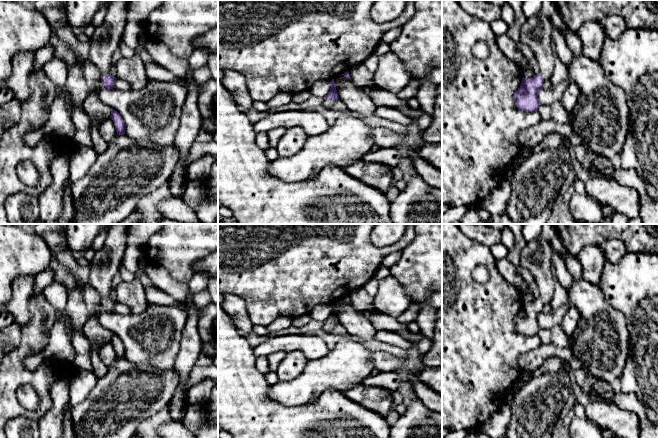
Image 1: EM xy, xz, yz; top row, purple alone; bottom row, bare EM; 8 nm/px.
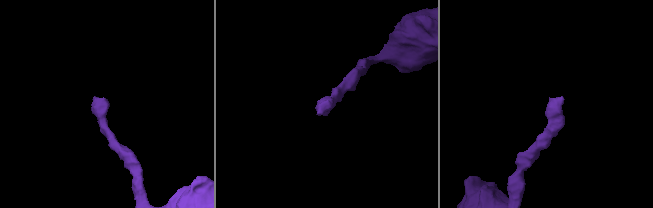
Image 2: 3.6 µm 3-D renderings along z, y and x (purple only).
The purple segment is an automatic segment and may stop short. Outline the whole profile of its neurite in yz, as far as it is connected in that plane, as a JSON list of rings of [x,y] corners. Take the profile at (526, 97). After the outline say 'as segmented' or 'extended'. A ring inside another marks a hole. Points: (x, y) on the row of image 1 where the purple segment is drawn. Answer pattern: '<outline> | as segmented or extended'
[[[541,13],[528,18],[522,25],[519,41],[531,48],[536,58],[540,72],[531,78],[522,78],[513,99],[519,110],[530,112],[538,111],[540,101],[538,92],[543,82],[548,80],[554,70],[554,54],[551,48],[553,25],[550,20],[541,16]]] | extended

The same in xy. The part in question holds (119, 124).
[[[111,109],[110,118],[114,122],[117,134],[124,135],[125,134],[125,124],[124,124],[124,121],[123,121],[121,115],[117,111]]] | as segmented

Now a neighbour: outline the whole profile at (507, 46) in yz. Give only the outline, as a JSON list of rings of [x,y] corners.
[[[506,34],[496,36],[495,41],[502,53],[513,61],[520,68],[522,73],[526,72],[531,67],[529,60],[522,55],[516,43]]]

